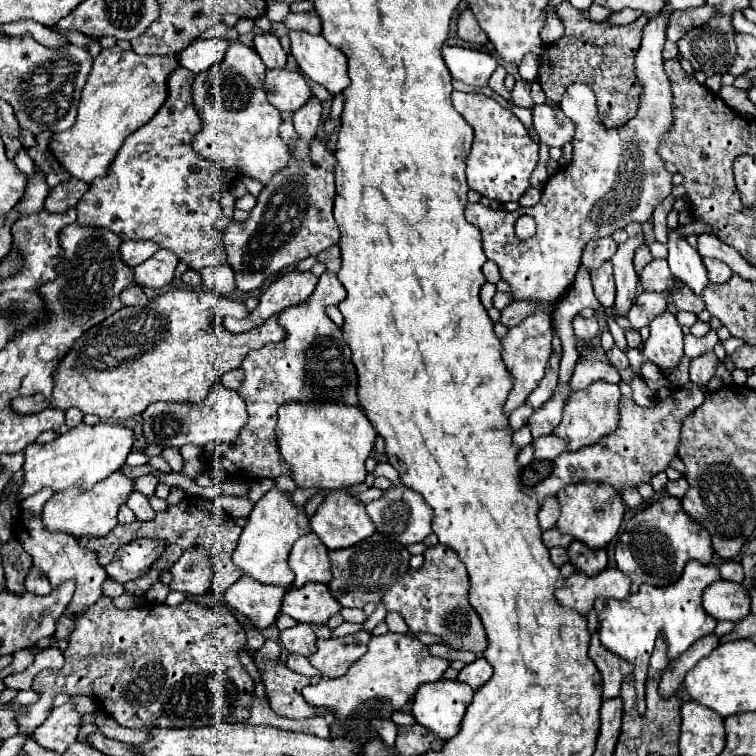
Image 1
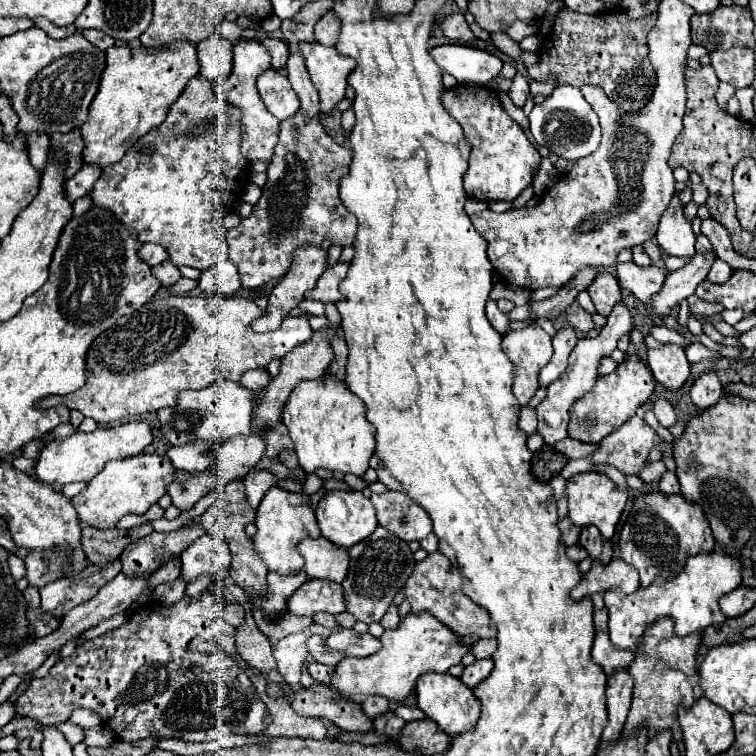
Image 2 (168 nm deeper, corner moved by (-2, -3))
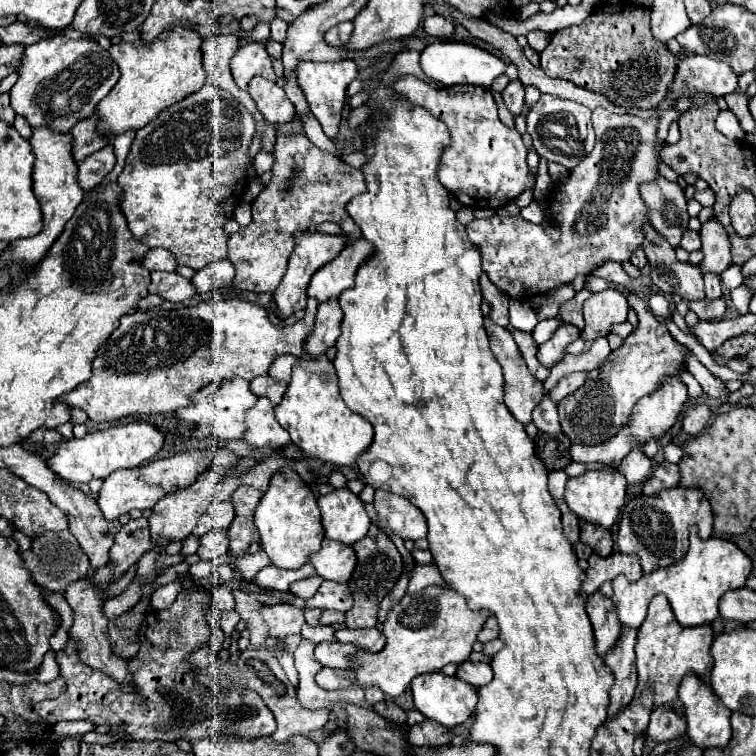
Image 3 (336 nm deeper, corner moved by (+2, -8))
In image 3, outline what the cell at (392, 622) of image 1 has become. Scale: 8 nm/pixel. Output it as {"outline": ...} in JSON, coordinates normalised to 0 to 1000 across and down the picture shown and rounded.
{"outline":[[[550,746],[545,765],[542,765],[542,775],[540,775],[540,786],[550,786],[556,780],[561,780],[569,772],[585,772],[585,762],[577,746]]]}

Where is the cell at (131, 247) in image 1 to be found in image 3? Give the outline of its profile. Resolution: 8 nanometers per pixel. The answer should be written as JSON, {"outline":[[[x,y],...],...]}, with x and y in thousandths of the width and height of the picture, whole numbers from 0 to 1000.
{"outline":[[[204,328],[193,336],[190,352],[204,360],[204,357],[217,357],[217,360],[230,360],[233,357],[233,341],[225,331],[217,328]]]}

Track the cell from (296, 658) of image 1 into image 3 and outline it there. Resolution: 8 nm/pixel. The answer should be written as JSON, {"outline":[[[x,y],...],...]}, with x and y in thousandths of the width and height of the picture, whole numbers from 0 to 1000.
{"outline":[[[426,884],[418,892],[418,902],[429,913],[460,910],[471,902],[471,889],[468,886],[447,886],[447,884]]]}

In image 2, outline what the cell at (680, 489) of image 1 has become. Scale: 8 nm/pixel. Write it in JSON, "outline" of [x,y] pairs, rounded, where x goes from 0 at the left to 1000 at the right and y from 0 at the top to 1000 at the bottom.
{"outline":[[[881,623],[873,634],[873,649],[881,652],[881,655],[894,655],[899,652],[899,639],[897,639],[897,631],[889,626],[889,623]]]}

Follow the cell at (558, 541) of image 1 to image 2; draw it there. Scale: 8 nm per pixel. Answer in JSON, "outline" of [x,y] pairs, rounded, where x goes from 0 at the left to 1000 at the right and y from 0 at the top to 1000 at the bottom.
{"outline":[[[741,687],[738,689],[738,697],[741,697],[741,718],[749,721],[749,724],[757,724],[765,718],[765,708],[767,708],[767,700],[762,700],[762,694],[754,694],[751,687]]]}

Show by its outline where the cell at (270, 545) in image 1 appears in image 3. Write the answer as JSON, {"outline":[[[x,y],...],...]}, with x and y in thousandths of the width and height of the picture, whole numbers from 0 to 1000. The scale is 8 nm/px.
{"outline":[[[384,616],[368,619],[365,627],[360,630],[349,659],[339,672],[336,690],[347,709],[347,728],[357,735],[360,746],[365,746],[368,751],[392,754],[402,749],[410,733],[423,728],[423,720],[429,714],[429,698],[418,656],[413,653],[410,643]]]}

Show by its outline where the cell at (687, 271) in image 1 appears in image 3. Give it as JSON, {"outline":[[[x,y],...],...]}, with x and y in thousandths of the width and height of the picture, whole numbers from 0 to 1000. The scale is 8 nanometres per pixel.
{"outline":[[[870,230],[868,238],[847,243],[847,259],[857,272],[857,291],[865,304],[894,328],[910,299],[905,251],[897,241],[886,241]]]}

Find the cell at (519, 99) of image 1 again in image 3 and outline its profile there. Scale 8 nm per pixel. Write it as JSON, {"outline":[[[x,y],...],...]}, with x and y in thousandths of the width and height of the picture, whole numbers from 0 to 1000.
{"outline":[[[680,106],[680,108],[675,108],[675,111],[667,116],[664,130],[667,130],[669,143],[672,143],[680,153],[685,153],[693,140],[694,118],[690,116],[690,111],[688,111],[685,106]]]}

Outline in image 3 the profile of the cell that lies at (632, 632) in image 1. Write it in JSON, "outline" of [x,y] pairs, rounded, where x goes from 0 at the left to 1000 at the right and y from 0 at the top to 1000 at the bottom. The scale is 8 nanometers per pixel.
{"outline":[[[913,698],[913,725],[899,743],[892,743],[889,749],[873,751],[862,759],[852,759],[841,770],[831,770],[825,759],[815,762],[810,767],[810,775],[812,775],[810,796],[812,796],[812,807],[820,815],[820,823],[828,831],[844,831],[852,823],[857,799],[868,786],[884,788],[889,807],[902,828],[939,825],[950,817],[947,804],[950,804],[952,788],[960,786],[963,780],[981,778],[992,757],[995,757],[995,741],[974,720],[947,709],[929,714],[923,709],[923,701]]]}

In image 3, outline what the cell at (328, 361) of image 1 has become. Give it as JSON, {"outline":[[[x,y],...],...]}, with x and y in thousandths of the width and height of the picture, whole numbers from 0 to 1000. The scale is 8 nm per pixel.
{"outline":[[[476,315],[466,325],[458,325],[442,344],[437,344],[429,354],[423,354],[407,378],[407,392],[421,399],[431,399],[437,394],[447,394],[455,384],[468,378],[468,365],[474,354],[489,341],[495,325]]]}

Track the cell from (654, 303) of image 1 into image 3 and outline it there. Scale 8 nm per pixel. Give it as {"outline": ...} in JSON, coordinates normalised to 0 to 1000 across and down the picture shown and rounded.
{"outline":[[[939,288],[937,294],[929,296],[926,315],[931,333],[931,344],[926,349],[929,360],[955,362],[958,357],[963,357],[968,352],[968,339],[966,339],[966,317],[958,299],[950,291]]]}

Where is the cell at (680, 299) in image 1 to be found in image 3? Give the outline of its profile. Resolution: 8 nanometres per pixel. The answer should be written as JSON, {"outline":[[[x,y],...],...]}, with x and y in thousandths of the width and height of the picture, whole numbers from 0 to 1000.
{"outline":[[[950,394],[950,397],[921,397],[913,399],[913,410],[921,413],[921,418],[926,423],[955,423],[958,413],[960,413],[960,394]]]}

